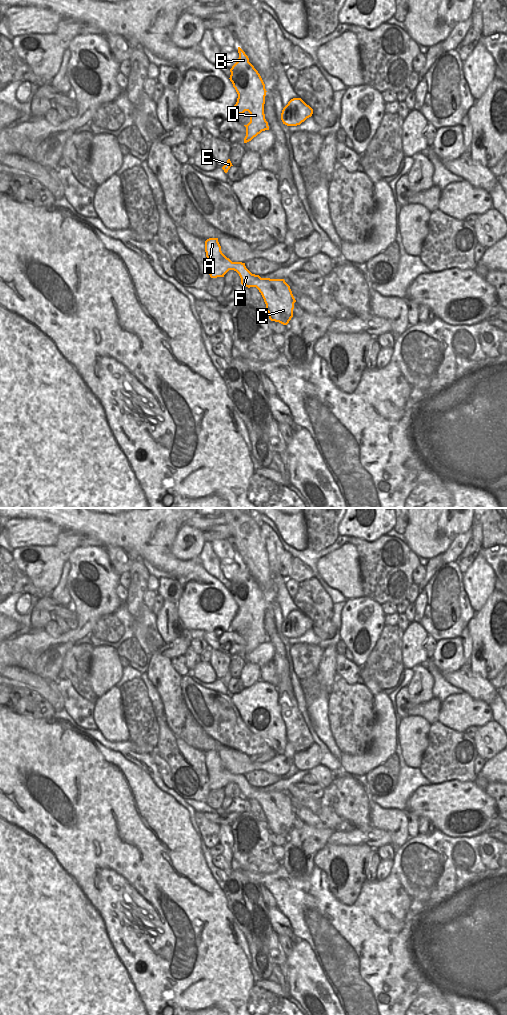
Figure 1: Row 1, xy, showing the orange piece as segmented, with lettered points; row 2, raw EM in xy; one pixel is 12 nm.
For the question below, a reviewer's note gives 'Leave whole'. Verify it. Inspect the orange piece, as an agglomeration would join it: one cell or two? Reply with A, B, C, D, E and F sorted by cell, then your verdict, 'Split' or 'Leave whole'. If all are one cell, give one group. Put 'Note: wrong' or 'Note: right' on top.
Note: right
Groups: A B C D E F. Leave whole

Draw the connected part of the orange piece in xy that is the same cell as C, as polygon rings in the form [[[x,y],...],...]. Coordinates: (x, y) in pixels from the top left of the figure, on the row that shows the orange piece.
[[[209,238],[205,241],[205,252],[211,278],[224,277],[229,270],[236,271],[242,285],[248,288],[256,287],[259,290],[271,321],[283,325],[289,323],[293,317],[296,300],[284,279],[261,278],[259,275],[252,274],[245,263],[232,262],[222,253],[218,238]]]

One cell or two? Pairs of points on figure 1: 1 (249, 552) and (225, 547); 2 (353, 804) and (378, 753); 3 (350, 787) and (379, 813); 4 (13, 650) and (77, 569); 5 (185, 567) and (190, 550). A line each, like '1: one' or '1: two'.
1: two
2: two
3: two
4: one
5: two

